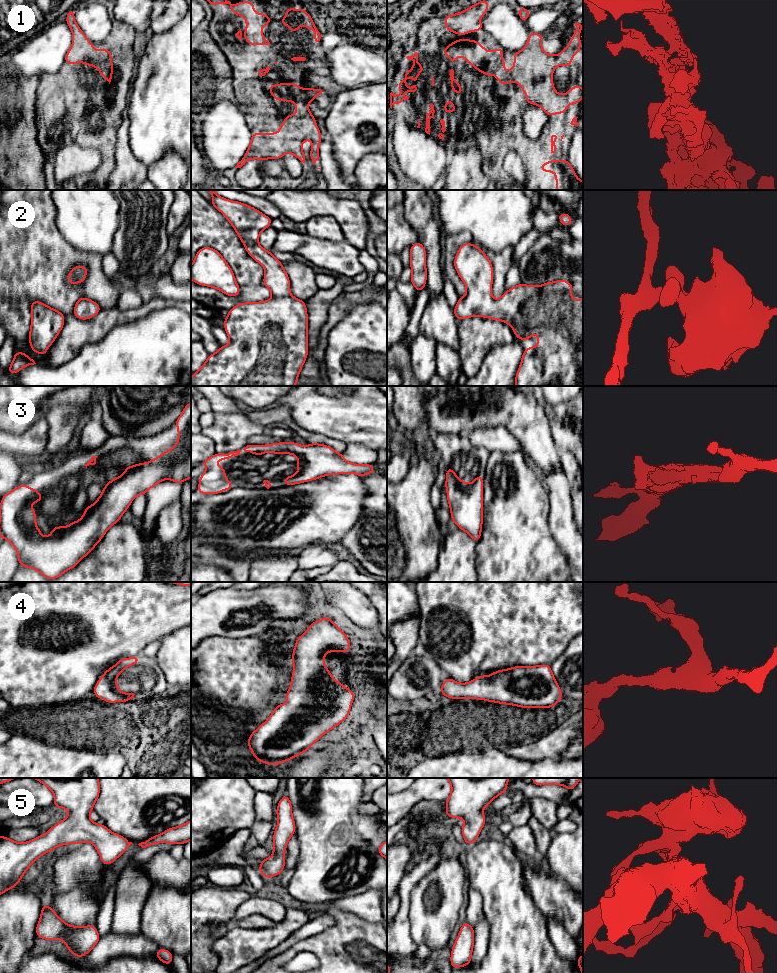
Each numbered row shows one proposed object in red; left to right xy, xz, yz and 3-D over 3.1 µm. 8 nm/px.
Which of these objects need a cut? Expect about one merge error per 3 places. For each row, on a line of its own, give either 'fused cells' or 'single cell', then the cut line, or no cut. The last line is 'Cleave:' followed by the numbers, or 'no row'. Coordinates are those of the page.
1: single cell | no cut
2: single cell | no cut
3: single cell | no cut
4: single cell | no cut
5: single cell | no cut
Cleave: no row

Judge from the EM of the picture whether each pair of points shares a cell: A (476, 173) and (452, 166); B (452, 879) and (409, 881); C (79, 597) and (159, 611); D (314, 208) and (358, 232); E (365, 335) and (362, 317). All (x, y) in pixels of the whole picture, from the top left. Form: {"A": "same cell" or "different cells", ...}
{"A": "same cell", "B": "different cells", "C": "same cell", "D": "same cell", "E": "same cell"}

